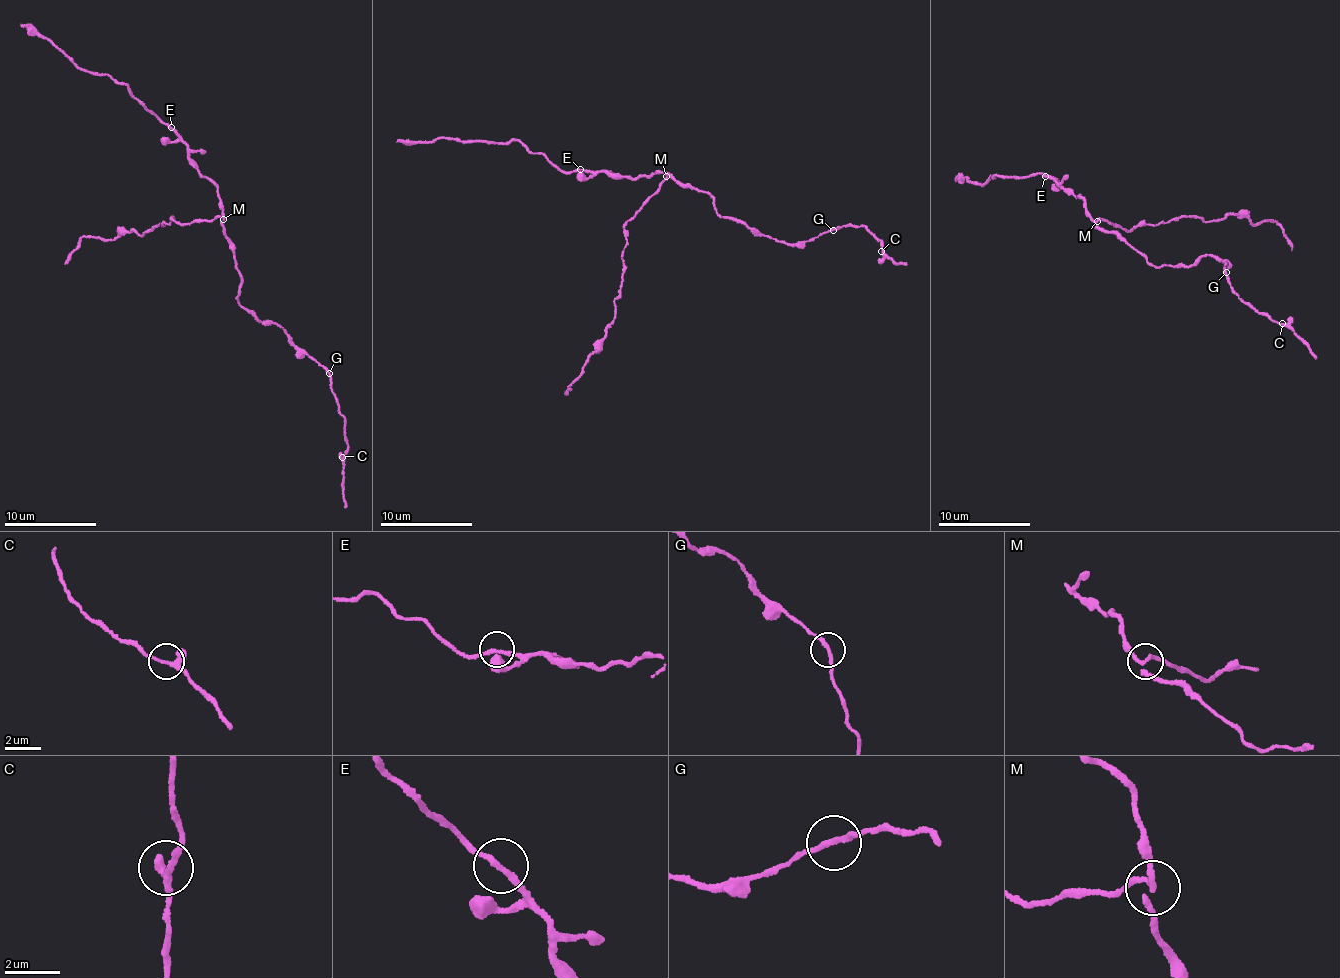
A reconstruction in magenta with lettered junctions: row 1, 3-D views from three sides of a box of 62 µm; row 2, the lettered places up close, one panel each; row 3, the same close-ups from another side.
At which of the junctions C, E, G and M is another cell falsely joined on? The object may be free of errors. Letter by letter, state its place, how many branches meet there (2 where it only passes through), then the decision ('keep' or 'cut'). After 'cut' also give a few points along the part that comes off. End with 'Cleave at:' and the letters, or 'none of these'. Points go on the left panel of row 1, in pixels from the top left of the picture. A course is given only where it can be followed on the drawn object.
C: (342, 457) | 3 | keep
E: (171, 127) | 2 | keep
G: (329, 373) | 2 | keep
M: (223, 219) | 3 | cut | (224, 218), (188, 225), (170, 219), (142, 237), (131, 230), (105, 241), (85, 235), (65, 264)
Cleave at: M

